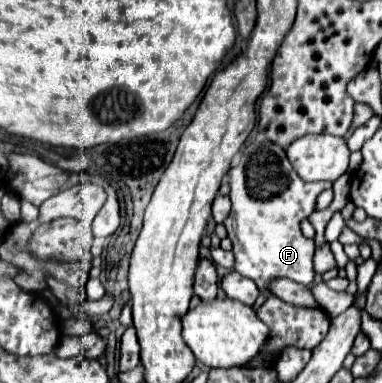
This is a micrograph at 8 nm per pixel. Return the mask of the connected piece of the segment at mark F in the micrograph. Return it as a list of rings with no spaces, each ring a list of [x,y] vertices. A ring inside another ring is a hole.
[[[264,138],[242,146],[242,152],[232,162],[228,176],[232,210],[224,220],[224,226],[234,244],[234,270],[252,278],[264,296],[270,296],[266,284],[276,276],[284,276],[306,286],[312,284],[314,240],[302,234],[300,222],[316,210],[316,198],[322,190],[332,188],[332,184],[304,182],[288,162],[286,150]]]

